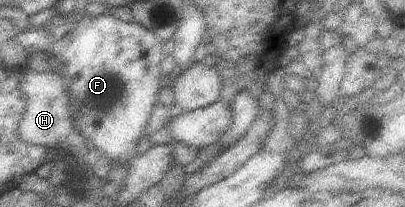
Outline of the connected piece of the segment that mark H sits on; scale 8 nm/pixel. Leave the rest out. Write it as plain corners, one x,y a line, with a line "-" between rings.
26,65
20,68
20,90
26,97
24,115
16,127
20,142
28,145
42,145
51,153
57,146
64,144
65,138
72,133
74,123
68,111
68,95
62,84
61,75
53,67
42,73
32,71

